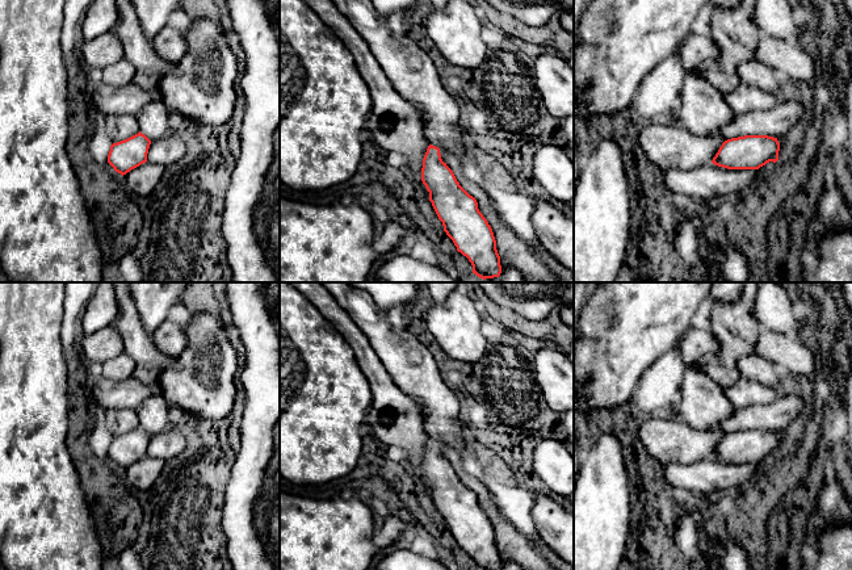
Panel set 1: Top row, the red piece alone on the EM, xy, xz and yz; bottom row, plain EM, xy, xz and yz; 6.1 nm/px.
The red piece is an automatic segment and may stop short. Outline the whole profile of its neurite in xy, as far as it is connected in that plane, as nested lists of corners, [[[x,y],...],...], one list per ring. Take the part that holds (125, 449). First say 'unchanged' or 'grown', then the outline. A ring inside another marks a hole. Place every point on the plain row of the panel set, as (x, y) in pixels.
unchanged; [[[140,426],[125,435],[113,437],[108,457],[122,470],[147,456],[151,435]]]

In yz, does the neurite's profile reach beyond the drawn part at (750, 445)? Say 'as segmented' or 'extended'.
as segmented

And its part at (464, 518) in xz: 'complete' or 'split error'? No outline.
complete

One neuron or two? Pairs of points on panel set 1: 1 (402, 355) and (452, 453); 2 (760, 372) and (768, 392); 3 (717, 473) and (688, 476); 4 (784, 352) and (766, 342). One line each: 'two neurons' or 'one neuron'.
1: two neurons
2: two neurons
3: one neuron
4: one neuron

